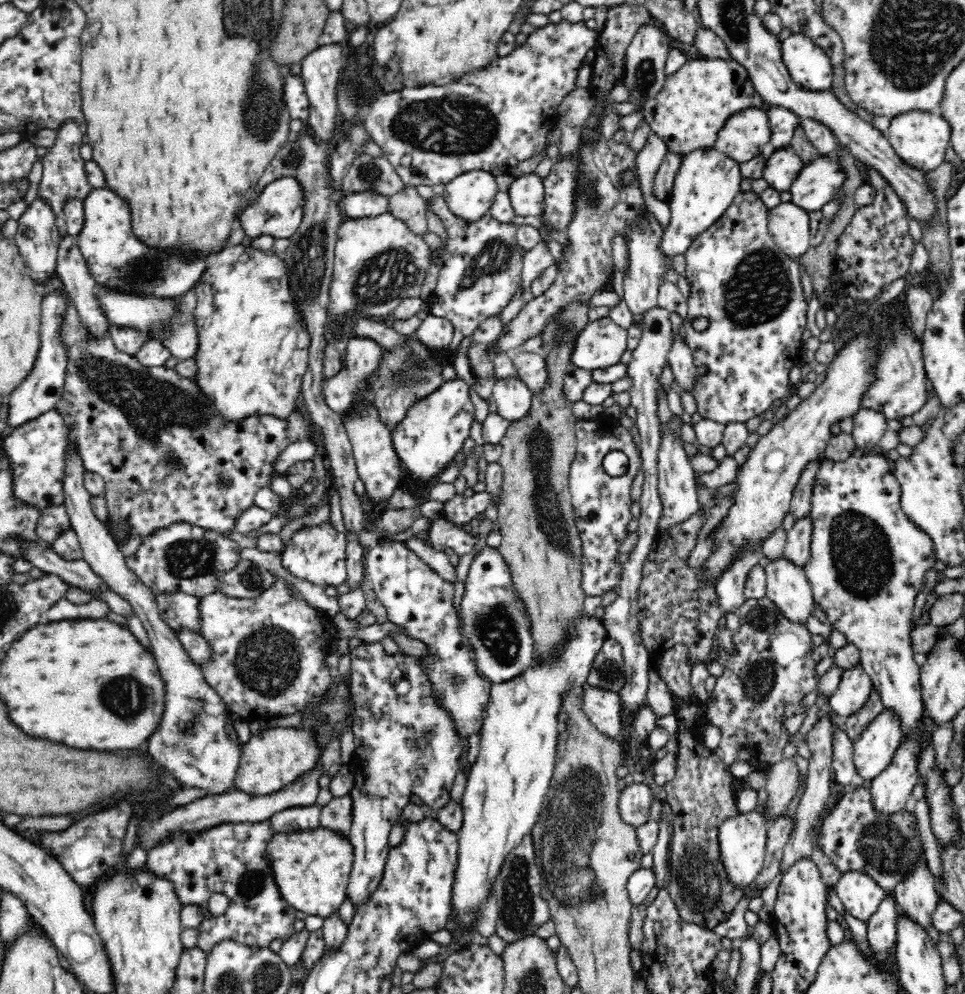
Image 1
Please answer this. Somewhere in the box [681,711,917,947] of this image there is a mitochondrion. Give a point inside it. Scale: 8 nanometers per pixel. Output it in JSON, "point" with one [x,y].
{"point":[885,849]}

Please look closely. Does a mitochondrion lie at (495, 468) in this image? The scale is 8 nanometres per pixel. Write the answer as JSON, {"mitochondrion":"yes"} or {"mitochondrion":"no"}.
{"mitochondrion":"no"}

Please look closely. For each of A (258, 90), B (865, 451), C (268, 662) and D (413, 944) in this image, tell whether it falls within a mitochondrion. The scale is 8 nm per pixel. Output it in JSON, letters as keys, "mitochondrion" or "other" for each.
{"A":"mitochondrion","B":"other","C":"mitochondrion","D":"other"}

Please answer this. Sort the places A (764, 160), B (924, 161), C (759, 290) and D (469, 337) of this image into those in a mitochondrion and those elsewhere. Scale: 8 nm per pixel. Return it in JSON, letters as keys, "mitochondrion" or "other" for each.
{"A":"other","B":"other","C":"mitochondrion","D":"other"}

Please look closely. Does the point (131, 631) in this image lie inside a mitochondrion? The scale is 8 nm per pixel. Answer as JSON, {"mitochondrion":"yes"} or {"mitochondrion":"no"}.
{"mitochondrion":"no"}

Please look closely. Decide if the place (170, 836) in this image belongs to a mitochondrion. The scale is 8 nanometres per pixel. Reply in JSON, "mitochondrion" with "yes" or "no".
{"mitochondrion":"no"}

